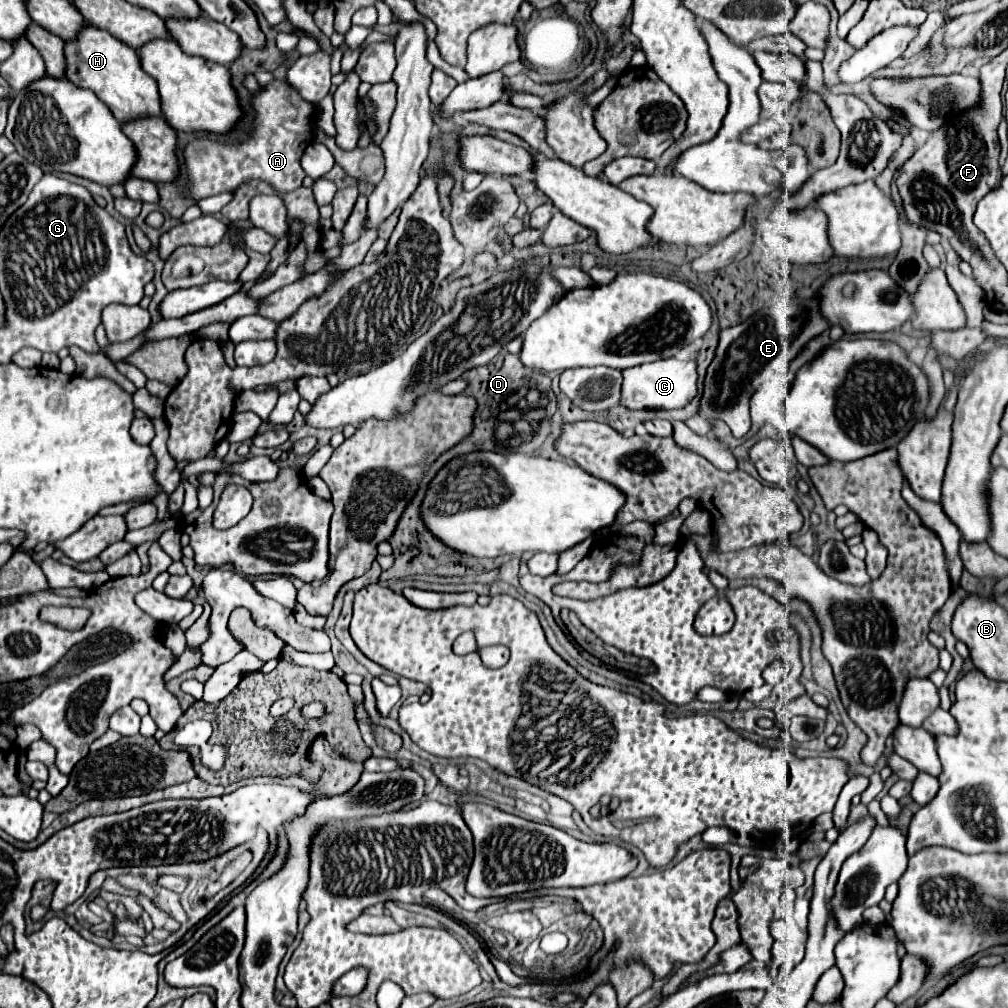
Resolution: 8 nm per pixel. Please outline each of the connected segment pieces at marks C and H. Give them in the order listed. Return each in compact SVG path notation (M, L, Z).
M665 358L623 370L621 406L629 410L675 410L689 404L697 394L697 364Z
M85 24L85 28L77 32L75 40L65 42L65 78L81 88L93 90L119 122L161 114L157 82L143 72L137 52L109 32L91 24Z

